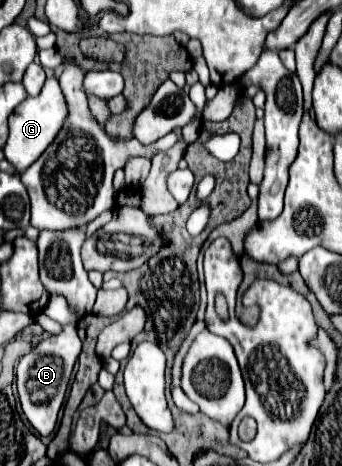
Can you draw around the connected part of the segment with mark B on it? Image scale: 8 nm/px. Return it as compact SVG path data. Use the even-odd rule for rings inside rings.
M65 326L61 334L45 338L17 364L17 388L19 388L21 408L39 436L49 436L55 428L57 414L59 408L63 406L73 367L79 354L81 354L81 340L77 336L77 330L75 326L73 328ZM31 398L37 398L37 402L33 402Z

